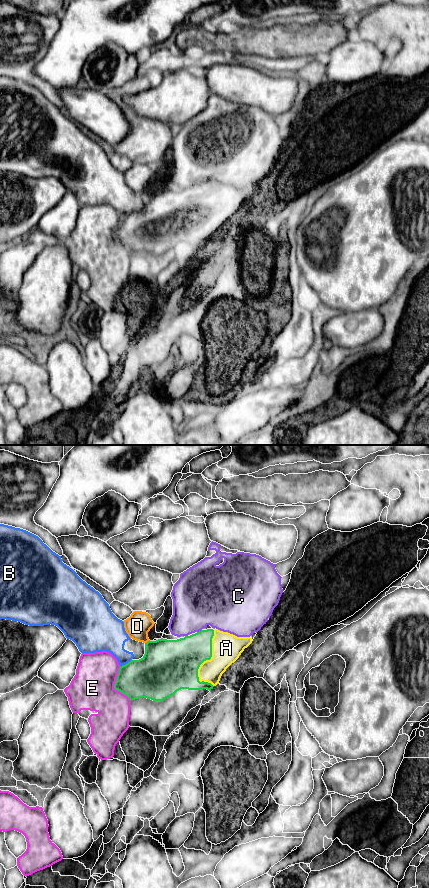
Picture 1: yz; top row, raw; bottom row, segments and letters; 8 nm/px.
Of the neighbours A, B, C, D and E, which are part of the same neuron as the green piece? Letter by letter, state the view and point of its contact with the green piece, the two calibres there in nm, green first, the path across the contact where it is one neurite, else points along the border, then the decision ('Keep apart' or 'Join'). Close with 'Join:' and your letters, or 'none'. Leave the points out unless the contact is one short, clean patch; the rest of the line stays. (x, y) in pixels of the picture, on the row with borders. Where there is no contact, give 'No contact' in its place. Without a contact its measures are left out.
A: Touches green at yz (204, 660). Thickness 400 nm (green) against 240 nm. Join
B: Touches green at yz (125, 664). Thickness 360 nm (green) against 240 nm. Keep apart
C: Touches green at yz (199, 631). Thickness 300 nm (green) against 420 nm. Keep apart
D: Touches green at yz (148, 641). Thickness 420 nm (green) against 200 nm. Keep apart
E: Touches green at yz (114, 685). Thickness 320 nm (green) against 360 nm. Keep apart
Join: A

